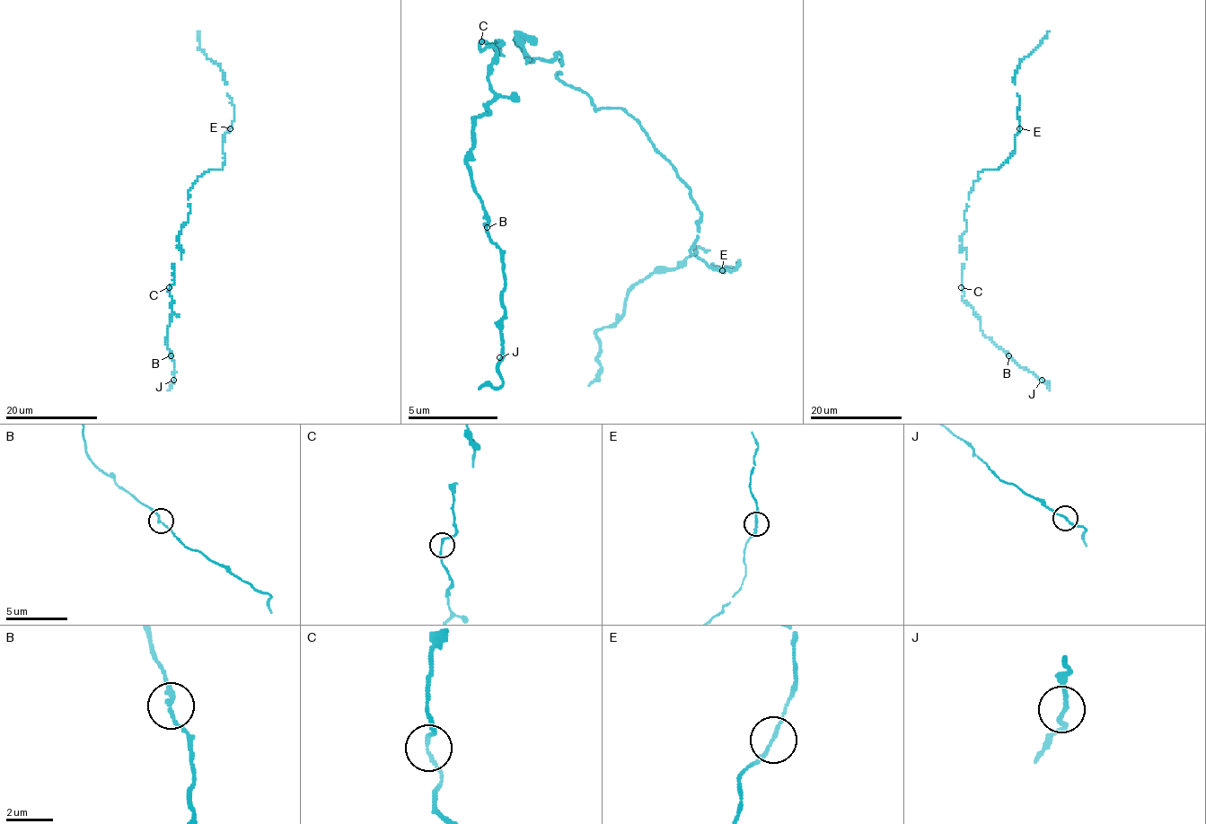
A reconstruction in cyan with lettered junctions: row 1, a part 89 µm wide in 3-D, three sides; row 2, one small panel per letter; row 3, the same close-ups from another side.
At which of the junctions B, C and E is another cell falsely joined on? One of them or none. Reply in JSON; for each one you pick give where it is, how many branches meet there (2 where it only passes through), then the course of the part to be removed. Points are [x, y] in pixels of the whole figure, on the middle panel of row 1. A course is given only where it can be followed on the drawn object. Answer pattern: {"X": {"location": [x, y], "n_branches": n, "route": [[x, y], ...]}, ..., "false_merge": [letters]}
{"false_merge": []}

